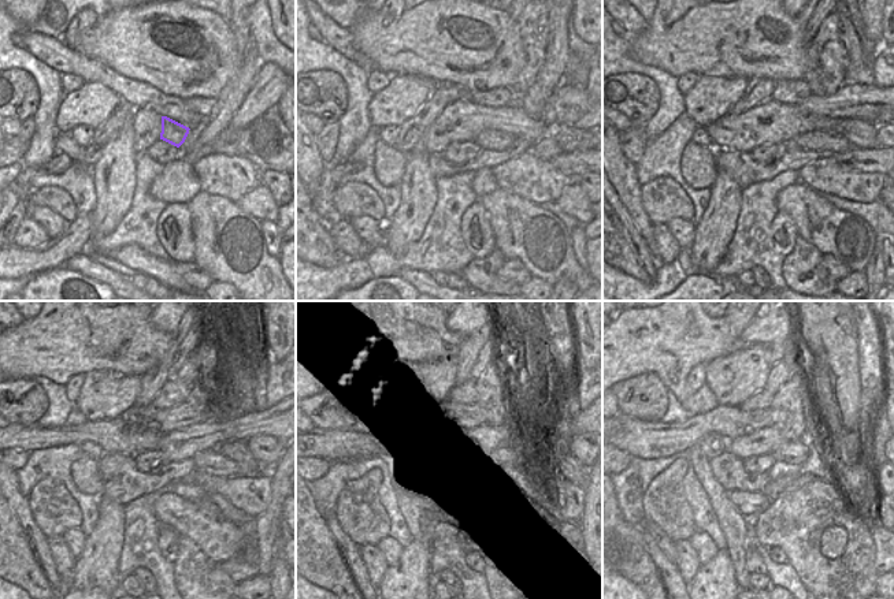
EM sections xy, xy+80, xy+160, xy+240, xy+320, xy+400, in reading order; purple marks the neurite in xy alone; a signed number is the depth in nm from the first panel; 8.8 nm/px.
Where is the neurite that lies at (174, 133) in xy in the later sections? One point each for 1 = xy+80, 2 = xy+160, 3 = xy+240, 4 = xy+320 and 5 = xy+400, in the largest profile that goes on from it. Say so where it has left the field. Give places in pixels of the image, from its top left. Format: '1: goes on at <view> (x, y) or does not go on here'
1: goes on at xy+80 (493, 140)
2: goes on at xy+160 (815, 141)
3: goes on at xy+240 (234, 449)
4: goes on at xy+320 (564, 464)
5: goes on at xy+400 (880, 472)

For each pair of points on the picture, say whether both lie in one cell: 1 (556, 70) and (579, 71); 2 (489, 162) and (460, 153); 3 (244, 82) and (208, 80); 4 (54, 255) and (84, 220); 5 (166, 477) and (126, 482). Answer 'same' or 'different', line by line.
1: different
2: different
3: different
4: same
5: same

